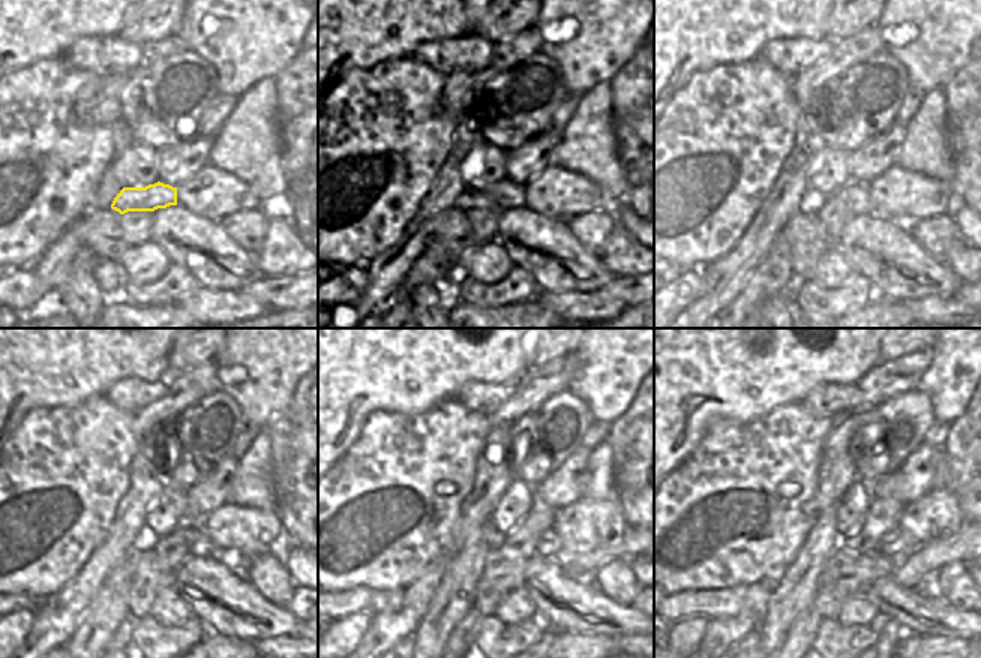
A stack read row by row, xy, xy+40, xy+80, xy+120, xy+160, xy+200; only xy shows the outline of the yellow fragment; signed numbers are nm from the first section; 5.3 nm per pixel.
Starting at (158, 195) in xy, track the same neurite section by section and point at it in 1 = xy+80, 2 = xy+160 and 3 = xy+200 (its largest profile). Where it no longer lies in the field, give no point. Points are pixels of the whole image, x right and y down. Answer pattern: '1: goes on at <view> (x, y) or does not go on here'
1: goes on at xy+80 (855, 197)
2: goes on at xy+160 (549, 546)
3: goes on at xy+200 (896, 544)

